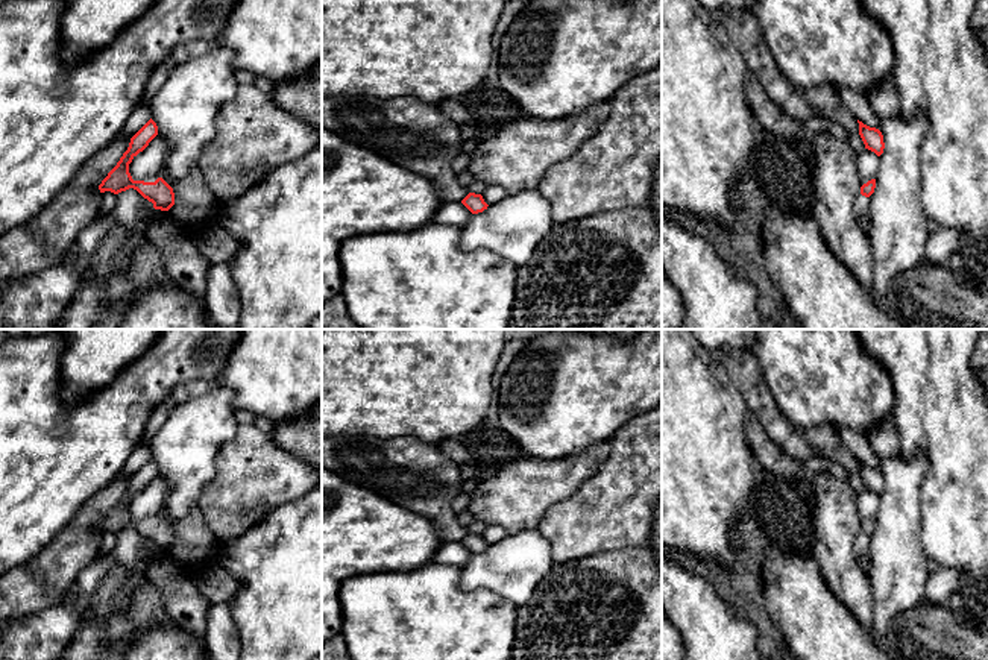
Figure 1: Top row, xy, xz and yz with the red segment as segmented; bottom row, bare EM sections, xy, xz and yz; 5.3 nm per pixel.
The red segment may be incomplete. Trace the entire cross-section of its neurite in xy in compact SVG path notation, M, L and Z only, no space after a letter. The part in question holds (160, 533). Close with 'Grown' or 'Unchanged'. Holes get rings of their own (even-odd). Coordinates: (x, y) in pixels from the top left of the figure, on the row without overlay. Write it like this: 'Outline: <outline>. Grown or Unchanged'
Outline: M150 458L132 478L127 490L123 493L117 505L99 525L100 533L111 531L118 534L129 528L137 530L144 539L153 543L155 549L168 551L175 545L173 528L158 517L155 522L134 520L129 513L129 504L143 492L149 482L158 475L158 466Z. Unchanged

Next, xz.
Outline: M469 533L461 543L472 552L478 554L487 549L487 543L484 542L481 534Z. Unchanged

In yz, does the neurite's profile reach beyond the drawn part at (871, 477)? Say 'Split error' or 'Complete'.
Complete

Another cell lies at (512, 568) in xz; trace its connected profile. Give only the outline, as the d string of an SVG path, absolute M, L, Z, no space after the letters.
M521 530L472 554L460 566L460 589L490 590L519 607L554 564L551 543L539 530Z

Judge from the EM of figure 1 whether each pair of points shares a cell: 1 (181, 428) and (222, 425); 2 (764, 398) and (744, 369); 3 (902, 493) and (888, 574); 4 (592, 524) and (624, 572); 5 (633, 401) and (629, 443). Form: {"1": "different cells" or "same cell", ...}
{"1": "same cell", "2": "same cell", "3": "same cell", "4": "different cells", "5": "different cells"}

